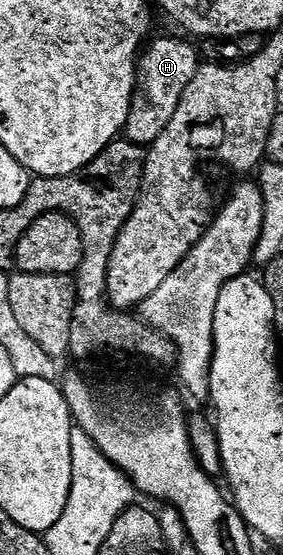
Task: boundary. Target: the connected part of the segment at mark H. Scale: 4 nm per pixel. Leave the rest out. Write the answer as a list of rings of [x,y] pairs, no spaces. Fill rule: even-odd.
[[[159,38],[153,42],[142,51],[137,63],[137,93],[131,101],[125,127],[126,141],[144,148],[150,147],[157,136],[169,128],[169,120],[173,120],[181,96],[185,96],[185,88],[189,88],[189,80],[201,70],[199,54],[189,43],[179,38]]]

